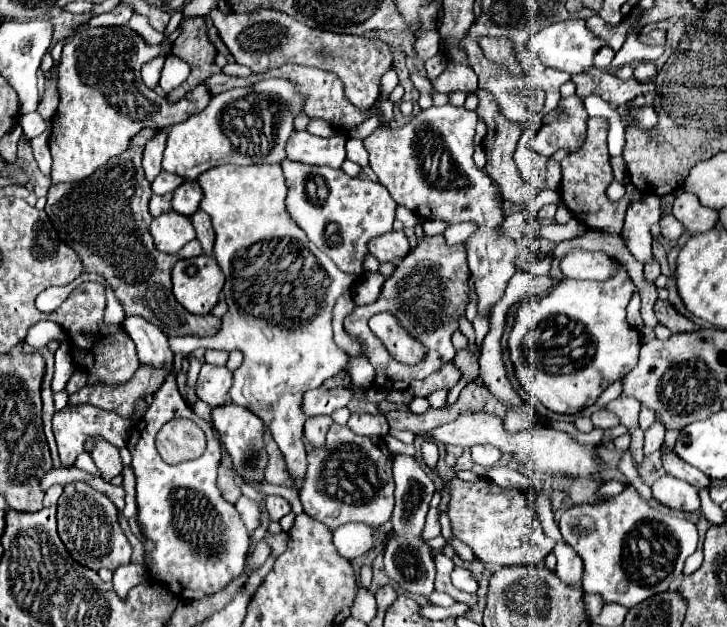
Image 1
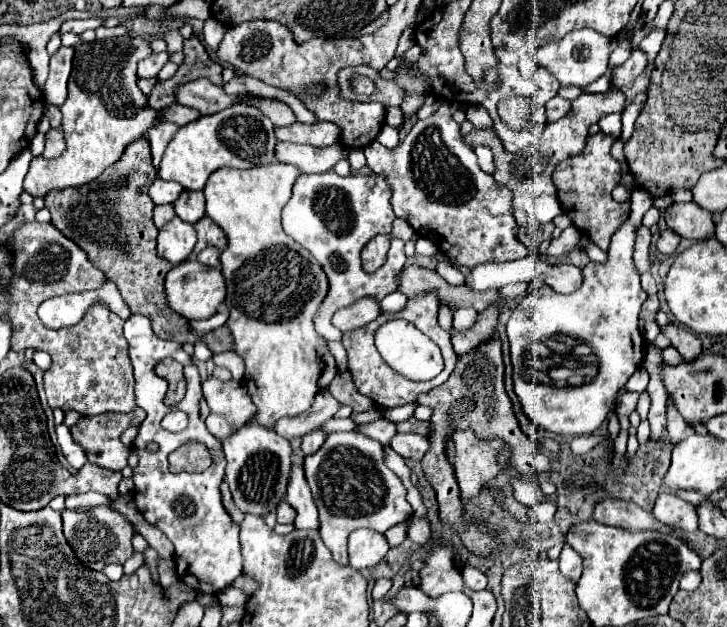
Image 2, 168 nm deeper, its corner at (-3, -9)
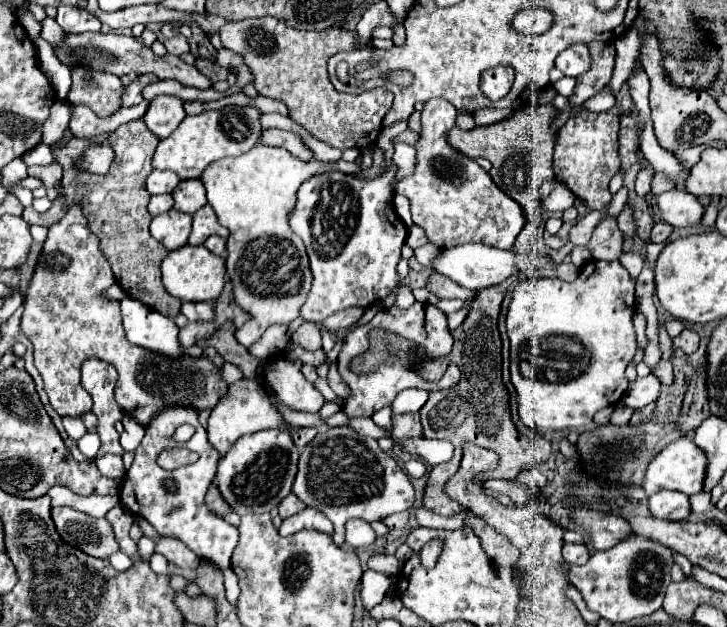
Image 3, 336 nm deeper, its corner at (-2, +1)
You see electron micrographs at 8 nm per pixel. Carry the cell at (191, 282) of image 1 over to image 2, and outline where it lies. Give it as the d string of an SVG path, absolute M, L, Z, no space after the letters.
M184 260L180 264L176 264L164 280L164 294L168 300L168 306L178 312L180 316L188 318L188 320L204 320L210 318L212 314L216 314L216 308L220 302L224 302L226 296L226 284L224 284L224 276L218 268L210 268L204 266L198 260Z

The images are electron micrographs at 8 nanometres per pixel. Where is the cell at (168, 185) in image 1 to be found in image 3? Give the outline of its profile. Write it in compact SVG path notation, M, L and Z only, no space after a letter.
M153 170L147 178L147 190L149 194L167 194L173 192L179 184L179 178L171 170Z

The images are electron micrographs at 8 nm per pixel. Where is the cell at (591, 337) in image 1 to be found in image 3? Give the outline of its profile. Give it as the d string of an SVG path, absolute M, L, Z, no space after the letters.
M591 260L587 266L581 268L575 282L561 282L559 278L529 278L513 288L513 298L507 312L507 334L511 340L511 382L517 390L517 402L519 402L519 418L529 428L541 428L541 430L563 430L563 428L585 428L593 422L593 414L609 404L617 404L621 396L627 392L627 378L625 368L633 360L637 352L635 344L635 328L633 328L633 314L635 314L635 280L629 276L629 272L623 268L619 260L605 262L605 260Z

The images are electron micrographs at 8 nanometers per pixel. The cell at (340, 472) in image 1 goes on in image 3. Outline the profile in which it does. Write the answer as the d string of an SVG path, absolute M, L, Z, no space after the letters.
M349 426L327 428L305 446L305 452L299 456L293 492L307 506L319 508L333 522L333 542L339 548L345 544L345 522L349 518L375 522L407 510L415 502L413 484L397 462L379 448L377 440L363 438Z

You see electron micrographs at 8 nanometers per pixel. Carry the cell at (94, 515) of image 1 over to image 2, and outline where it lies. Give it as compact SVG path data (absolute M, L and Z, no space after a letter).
M106 506L90 508L90 510L64 510L62 512L64 536L72 546L74 554L92 570L102 570L106 564L118 562L124 564L134 548L132 548L132 524L120 512L114 512Z

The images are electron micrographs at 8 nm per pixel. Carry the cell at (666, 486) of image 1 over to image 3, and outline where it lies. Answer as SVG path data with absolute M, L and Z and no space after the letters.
M661 490L659 494L653 494L649 498L649 510L655 518L667 518L667 520L687 520L691 516L689 496L677 490L675 492Z

